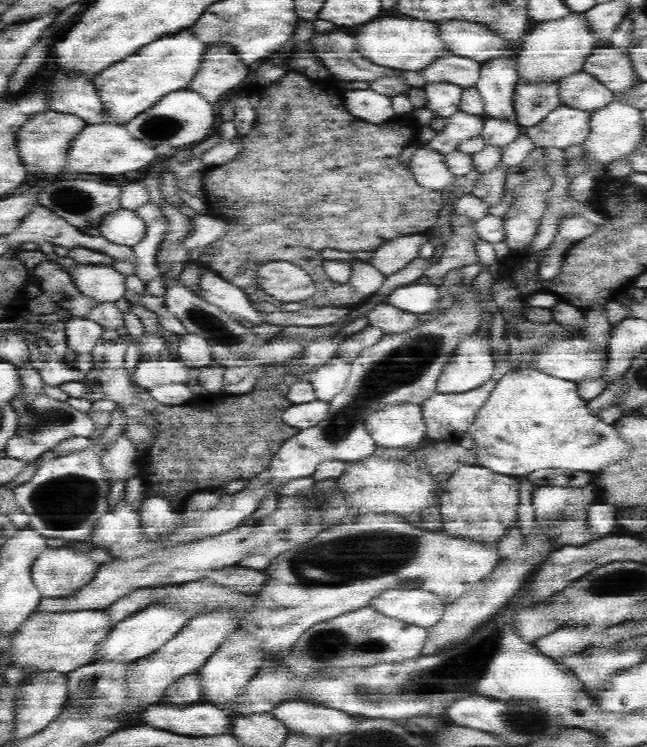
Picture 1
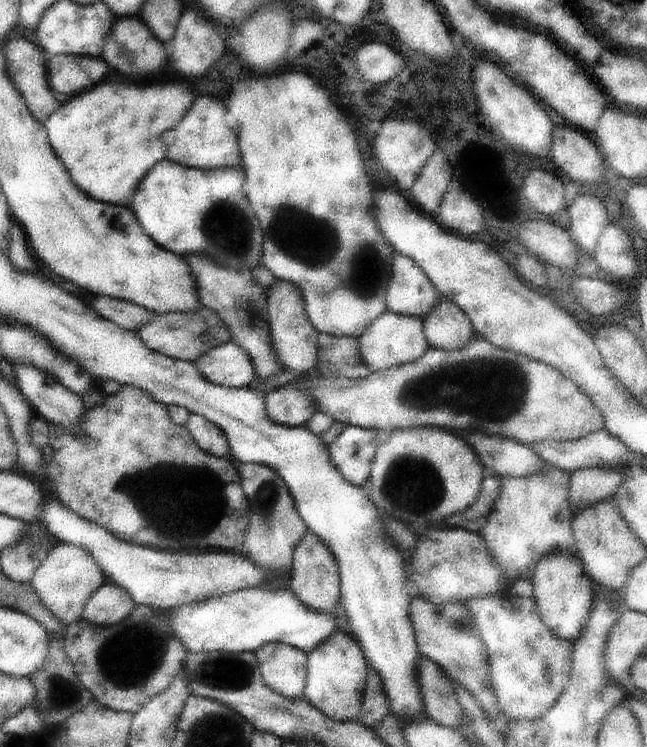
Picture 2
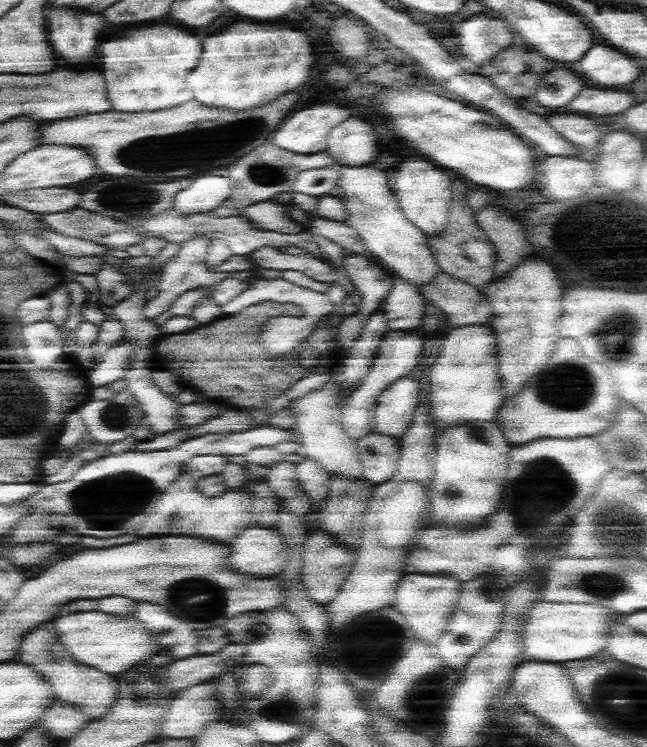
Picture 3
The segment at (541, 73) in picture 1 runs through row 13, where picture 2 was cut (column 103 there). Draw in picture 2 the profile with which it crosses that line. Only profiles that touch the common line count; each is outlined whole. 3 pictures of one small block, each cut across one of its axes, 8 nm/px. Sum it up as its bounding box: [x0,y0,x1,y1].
[29,544,105,626]

